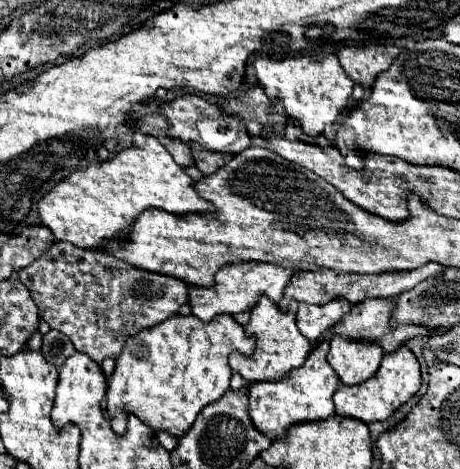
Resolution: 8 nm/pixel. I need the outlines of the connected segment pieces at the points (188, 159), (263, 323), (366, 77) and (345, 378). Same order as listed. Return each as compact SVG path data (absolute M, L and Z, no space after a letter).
M171 140L169 146L167 146L167 150L169 150L169 154L175 158L175 162L177 162L179 166L187 168L187 166L193 166L193 164L195 164L195 162L193 162L193 156L191 156L191 150L189 150L189 146L187 146L185 142L181 142L181 140Z
M269 298L259 300L259 304L251 310L251 320L245 326L247 336L255 336L255 352L253 356L245 358L239 352L233 352L229 356L229 368L235 374L241 374L245 382L277 382L279 378L285 378L289 370L299 368L305 358L309 356L311 342L299 334L297 324L295 324L295 314L291 312L281 312L277 304L273 304Z
M370 44L365 48L343 46L337 56L347 76L363 88L371 88L377 74L385 72L393 64L393 58L387 54L385 46L380 44Z
M341 336L331 340L331 350L327 362L337 372L339 380L345 386L357 386L371 378L383 358L383 350L377 344L353 342Z

